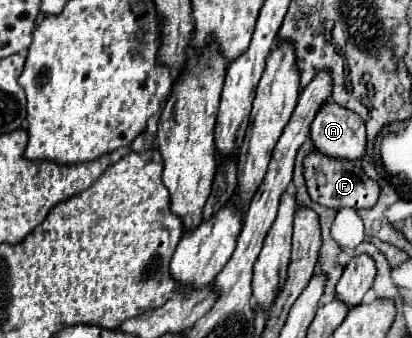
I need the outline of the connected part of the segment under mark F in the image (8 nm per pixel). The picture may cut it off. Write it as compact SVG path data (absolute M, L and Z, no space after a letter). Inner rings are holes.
M312 151L306 155L304 161L304 179L306 179L306 187L308 187L308 195L326 207L332 209L342 209L342 207L350 207L350 209L370 209L380 195L380 187L376 181L372 181L360 167L358 161L342 161L342 159L334 159L334 157L326 157L318 151ZM314 167L320 169L322 173L322 181L316 179L314 175Z

